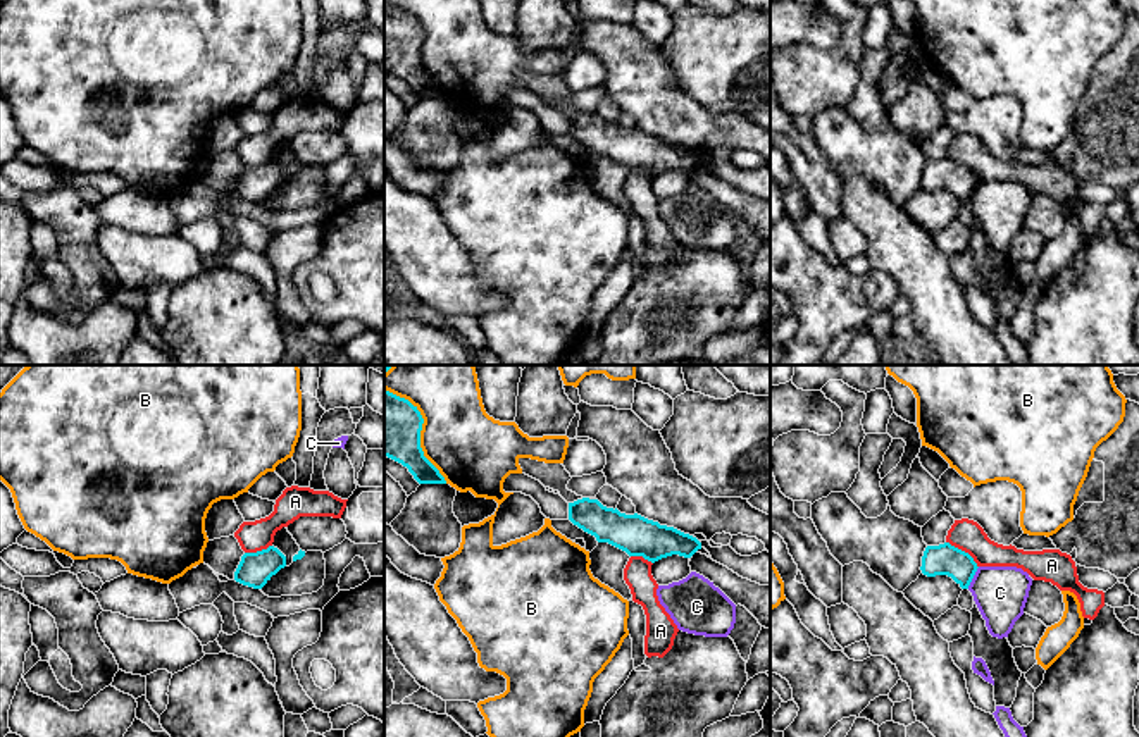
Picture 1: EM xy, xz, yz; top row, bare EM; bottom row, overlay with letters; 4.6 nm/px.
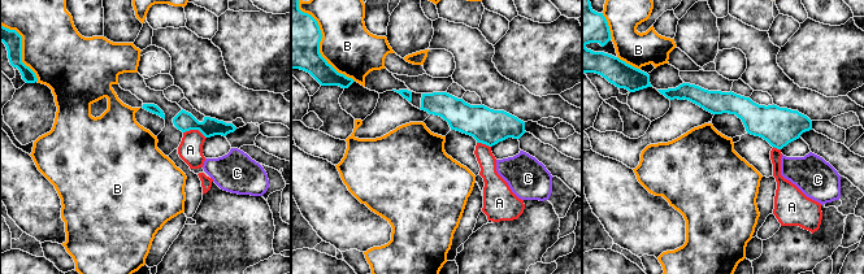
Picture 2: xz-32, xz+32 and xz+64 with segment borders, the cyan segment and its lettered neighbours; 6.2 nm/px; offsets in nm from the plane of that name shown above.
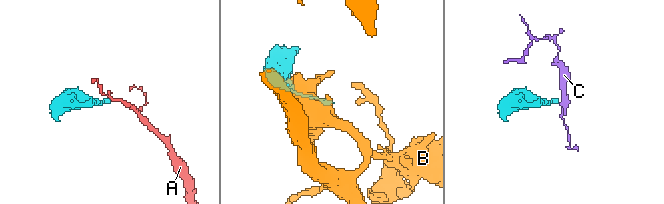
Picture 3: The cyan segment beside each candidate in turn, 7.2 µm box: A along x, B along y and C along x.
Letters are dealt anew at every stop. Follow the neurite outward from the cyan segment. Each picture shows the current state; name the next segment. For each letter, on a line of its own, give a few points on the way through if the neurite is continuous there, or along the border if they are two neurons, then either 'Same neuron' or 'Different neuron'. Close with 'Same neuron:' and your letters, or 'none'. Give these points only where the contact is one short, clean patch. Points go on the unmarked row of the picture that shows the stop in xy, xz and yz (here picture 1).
A: Boundary: yz (946, 155), (964, 164), (977, 181). Different neuron
B: Different neuron
C: Boundary: yz (979, 181), (967, 202). Different neuron
Same neuron: none

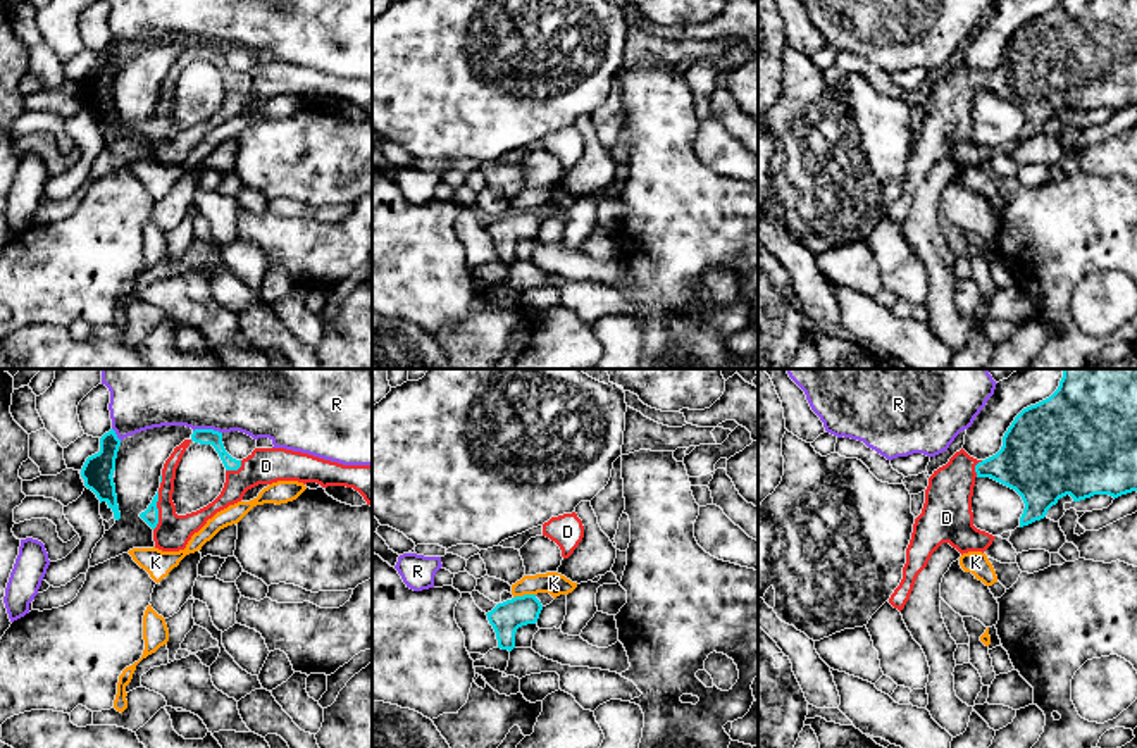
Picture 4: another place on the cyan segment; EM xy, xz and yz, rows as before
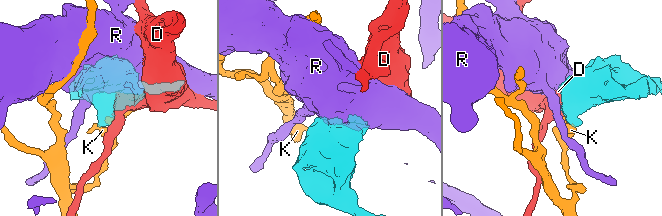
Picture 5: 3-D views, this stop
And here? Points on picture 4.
D: Same neuron
K: Boundary: xz (534, 207), (514, 212). Different neuron
R: Different neuron
Same neuron: D

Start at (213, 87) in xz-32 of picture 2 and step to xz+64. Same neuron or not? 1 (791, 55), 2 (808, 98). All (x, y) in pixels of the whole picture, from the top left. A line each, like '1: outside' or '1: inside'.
1: outside
2: inside

